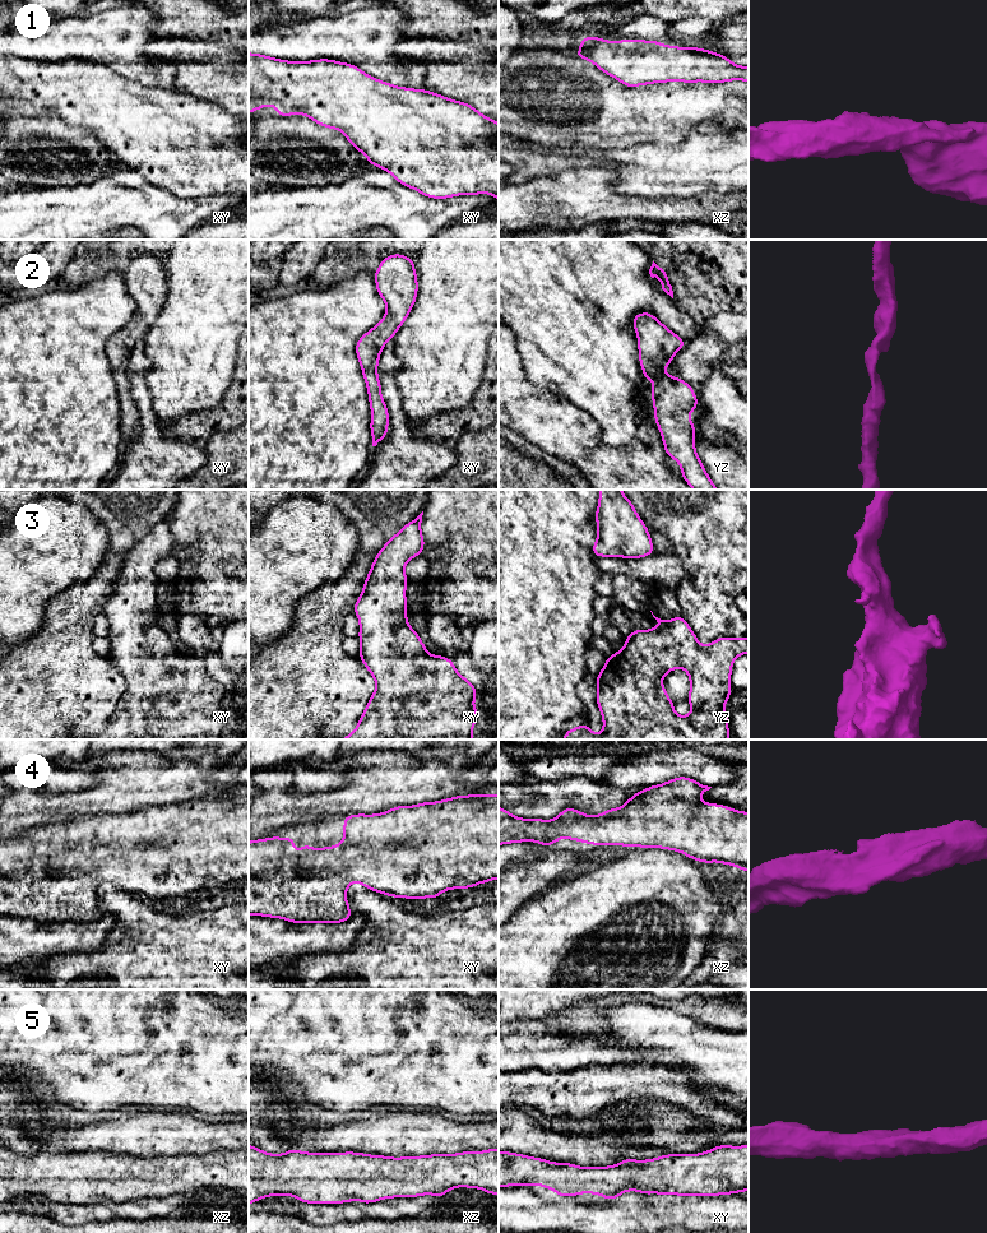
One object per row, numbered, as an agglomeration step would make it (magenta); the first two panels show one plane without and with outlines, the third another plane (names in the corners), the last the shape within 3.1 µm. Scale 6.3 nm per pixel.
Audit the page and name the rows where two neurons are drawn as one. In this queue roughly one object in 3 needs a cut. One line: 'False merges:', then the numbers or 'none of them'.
False merges: none of them

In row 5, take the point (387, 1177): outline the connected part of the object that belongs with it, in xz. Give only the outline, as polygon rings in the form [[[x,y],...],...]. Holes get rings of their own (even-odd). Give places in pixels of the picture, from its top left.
[[[249,1144],[249,1205],[267,1196],[295,1196],[305,1204],[343,1204],[358,1200],[371,1204],[393,1197],[418,1197],[434,1195],[436,1197],[455,1187],[479,1188],[488,1195],[499,1193],[499,1148],[485,1151],[463,1151],[451,1155],[432,1154],[421,1156],[391,1158],[369,1155],[363,1153],[307,1153],[291,1149],[284,1154],[268,1154]]]

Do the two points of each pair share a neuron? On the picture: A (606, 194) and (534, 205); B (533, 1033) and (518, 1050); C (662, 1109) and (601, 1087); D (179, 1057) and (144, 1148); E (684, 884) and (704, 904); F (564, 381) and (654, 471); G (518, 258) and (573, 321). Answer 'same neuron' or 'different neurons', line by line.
A: same neuron
B: same neuron
C: different neurons
D: different neurons
E: same neuron
F: different neurons
G: same neuron

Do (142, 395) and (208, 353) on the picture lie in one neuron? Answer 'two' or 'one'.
two

